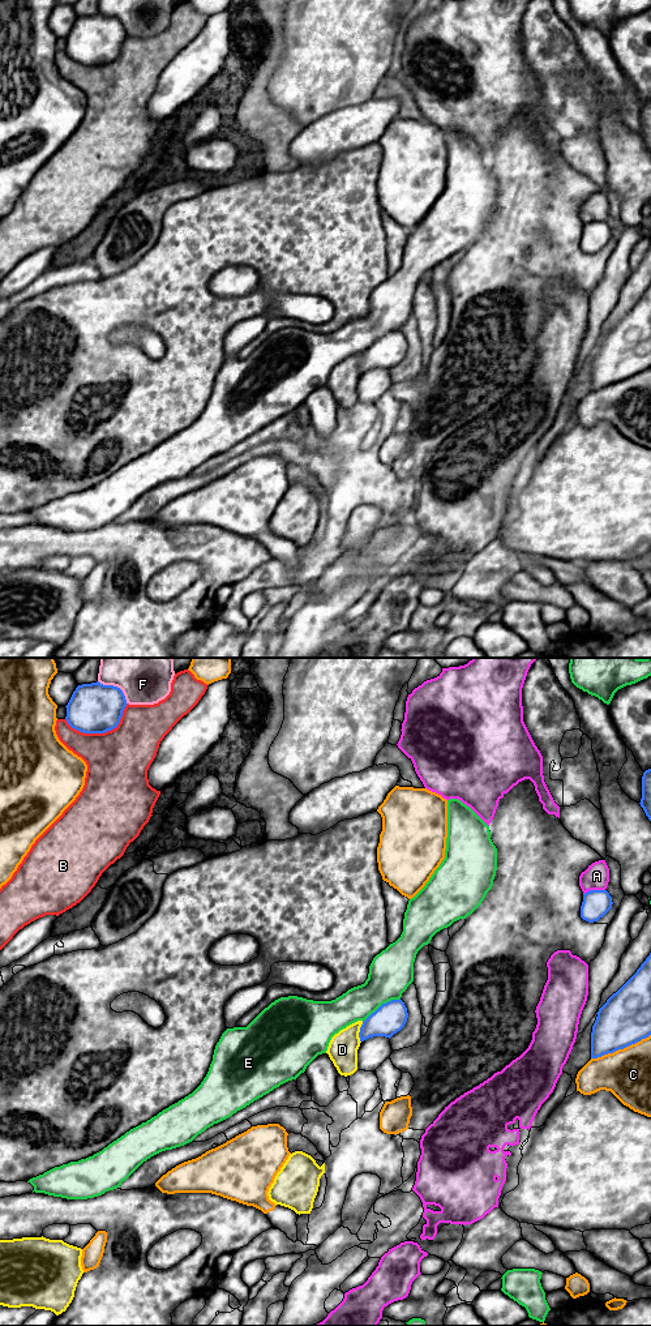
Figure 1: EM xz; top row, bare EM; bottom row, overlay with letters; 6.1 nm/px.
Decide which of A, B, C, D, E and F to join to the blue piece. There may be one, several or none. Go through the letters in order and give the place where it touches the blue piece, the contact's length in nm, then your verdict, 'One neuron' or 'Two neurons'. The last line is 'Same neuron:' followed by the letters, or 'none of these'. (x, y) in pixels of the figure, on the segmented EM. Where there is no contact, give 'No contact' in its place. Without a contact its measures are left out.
A: Touches blue at xz (594, 890). Shared border 140 nm. Two neurons
B: Touches blue at xz (101, 732). Shared border 400 nm. Two neurons
C: Touches blue at xz (620, 1048). Shared border 400 nm. Two neurons
D: Touches blue at xz (360, 1031). Shared border 140 nm. Two neurons
E: Touches blue at xz (382, 1004). Shared border 280 nm. Two neurons
F: Touches blue at xz (116, 687). Shared border 240 nm. Two neurons
Same neuron: none of these

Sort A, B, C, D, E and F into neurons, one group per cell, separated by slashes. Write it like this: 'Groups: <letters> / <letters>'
Groups: A D / B / C / E / F

